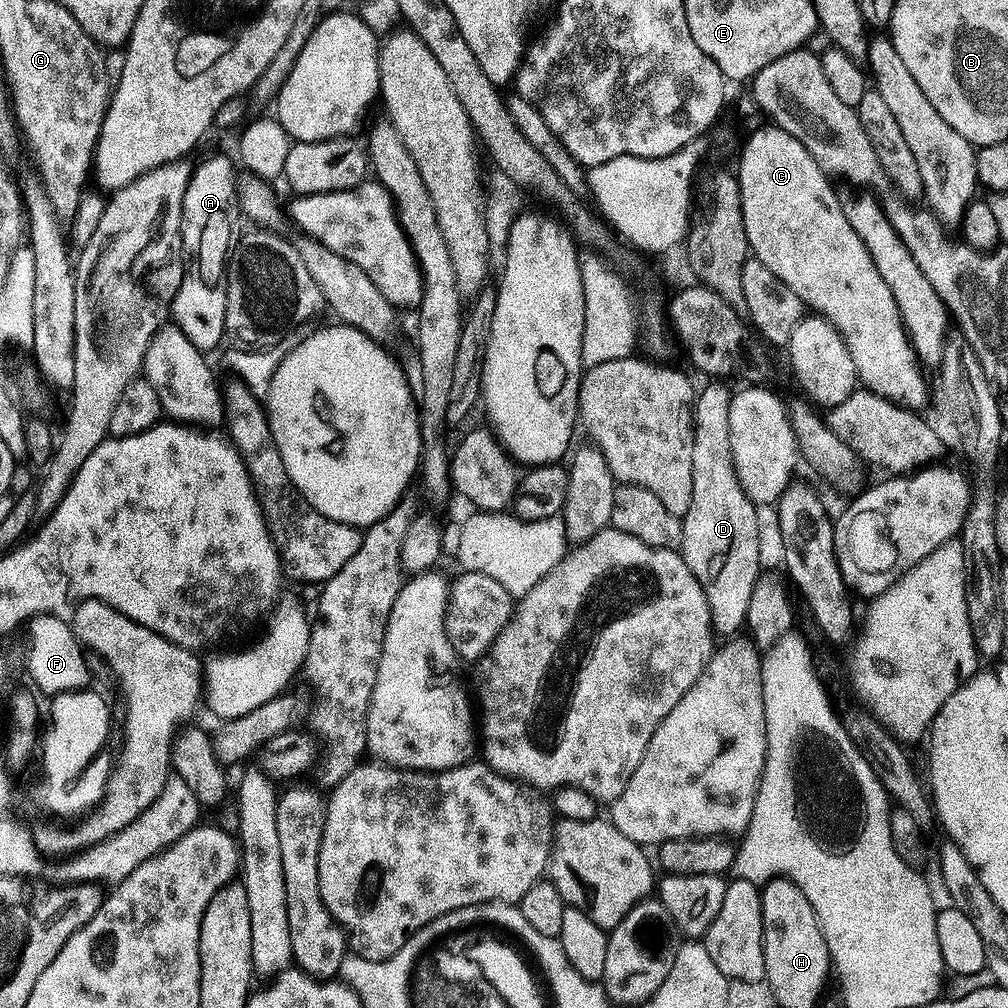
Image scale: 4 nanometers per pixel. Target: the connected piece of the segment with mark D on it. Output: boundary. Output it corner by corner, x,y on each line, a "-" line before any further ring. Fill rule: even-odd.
712,382
705,392
701,391
696,397
694,411
696,413
696,446
694,448
694,474
692,475
692,485
694,486
694,494
690,502
690,510
688,515
683,517
684,521
684,537
682,538
682,546
680,552
683,555
686,566
690,566
690,570
694,574
694,578
698,578
698,582
702,586
702,590
706,594
706,598
710,602
710,610
712,611
712,627
717,637
732,638
737,635
736,632
745,627
748,623
748,611
750,610
750,602
758,591
756,584
760,580
760,516
757,505
750,502
750,498
746,494
746,490
742,490
742,482
738,482
738,470
734,466
734,454
730,446
730,410
732,409
733,389
728,389
724,382

